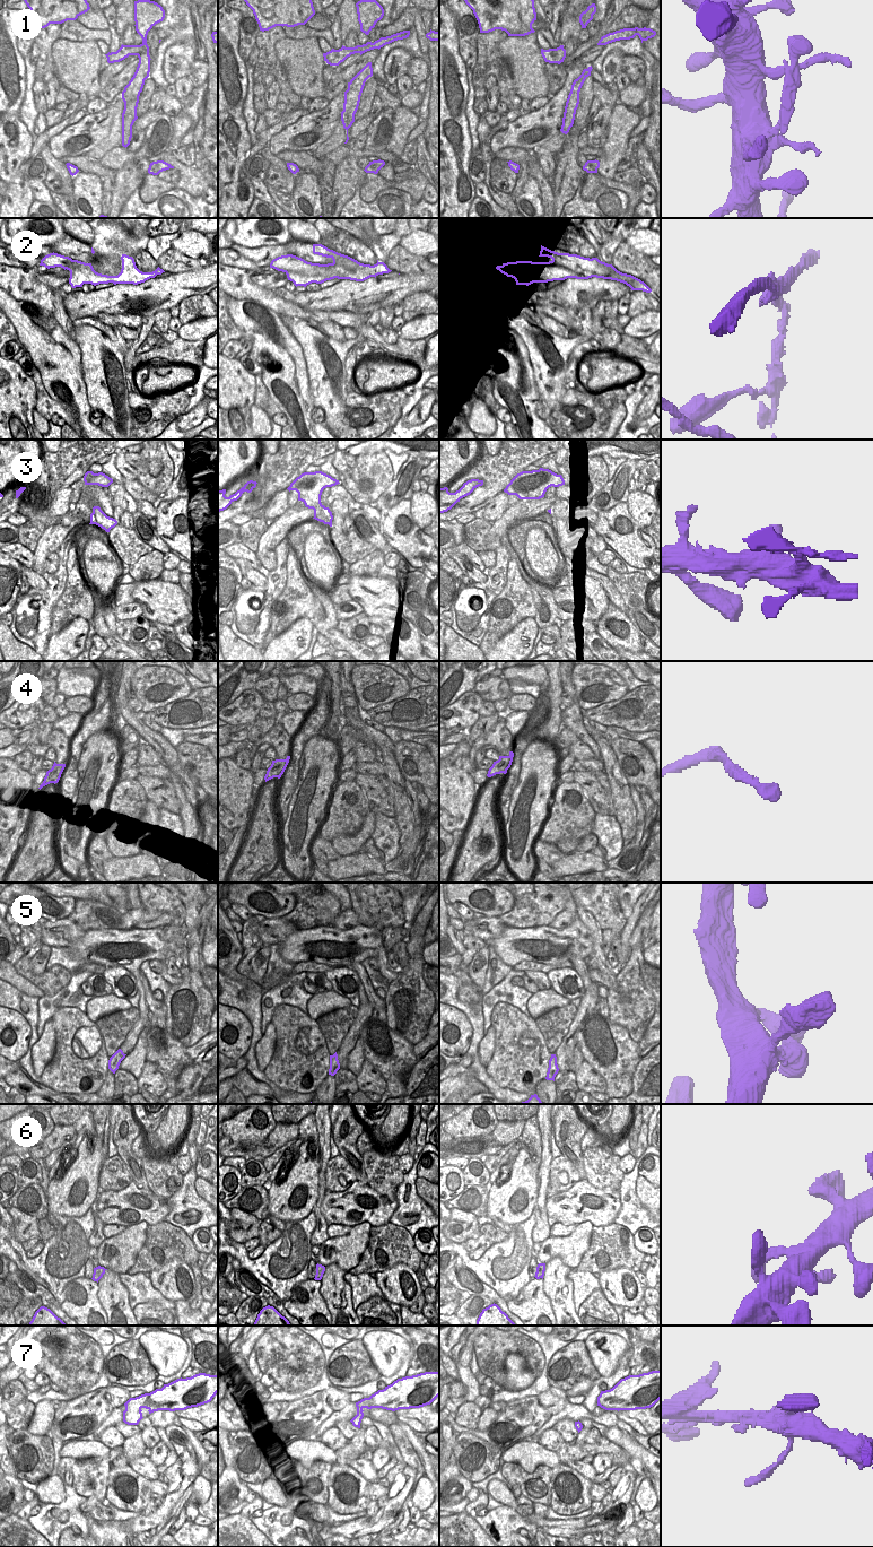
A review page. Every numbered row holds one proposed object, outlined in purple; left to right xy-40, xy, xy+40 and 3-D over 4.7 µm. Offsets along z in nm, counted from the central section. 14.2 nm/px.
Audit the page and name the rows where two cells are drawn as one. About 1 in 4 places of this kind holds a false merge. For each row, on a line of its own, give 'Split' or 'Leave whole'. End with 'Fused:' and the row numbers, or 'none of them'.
1: Leave whole
2: Split
3: Leave whole
4: Leave whole
5: Leave whole
6: Leave whole
7: Leave whole
Fused: 2

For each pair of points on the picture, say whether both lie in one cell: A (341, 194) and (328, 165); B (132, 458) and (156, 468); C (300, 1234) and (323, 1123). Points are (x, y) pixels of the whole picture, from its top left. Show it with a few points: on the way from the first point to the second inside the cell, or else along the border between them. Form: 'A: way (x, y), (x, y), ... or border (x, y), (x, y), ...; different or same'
A: border (333, 176), (333, 184), (331, 187); different
B: way (138, 462), (141, 466), (150, 467); same
C: border (312, 1209), (315, 1216), (315, 1227), (310, 1243); different

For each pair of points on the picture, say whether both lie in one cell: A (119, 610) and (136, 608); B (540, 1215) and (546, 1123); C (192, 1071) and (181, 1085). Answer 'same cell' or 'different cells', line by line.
A: same cell
B: same cell
C: same cell

